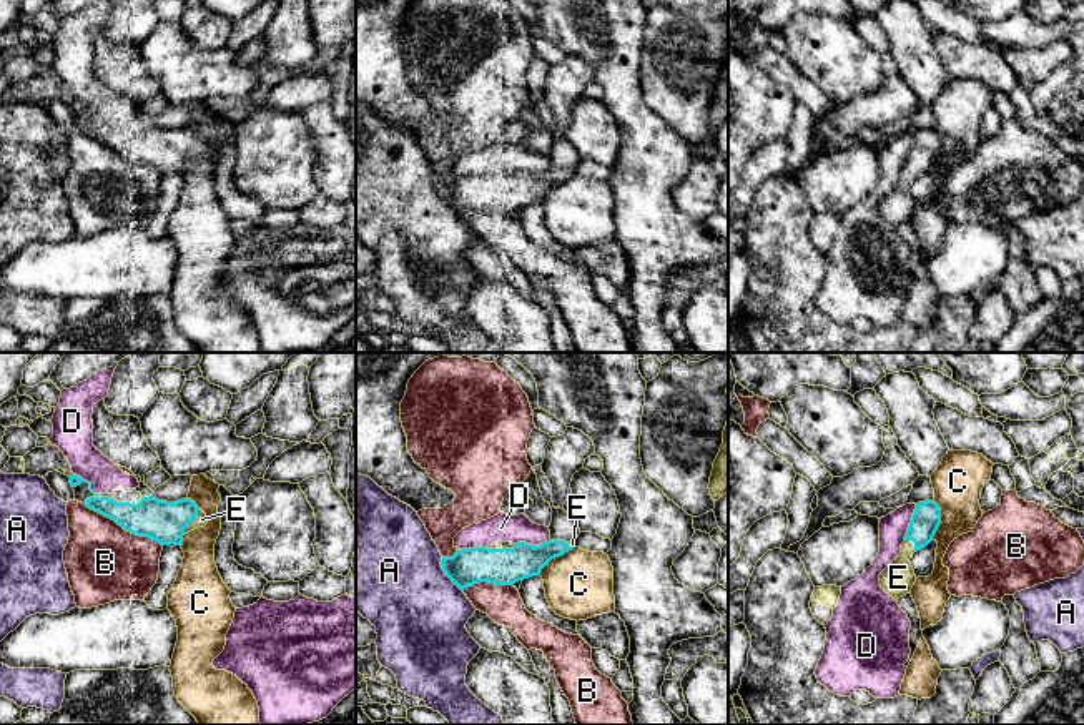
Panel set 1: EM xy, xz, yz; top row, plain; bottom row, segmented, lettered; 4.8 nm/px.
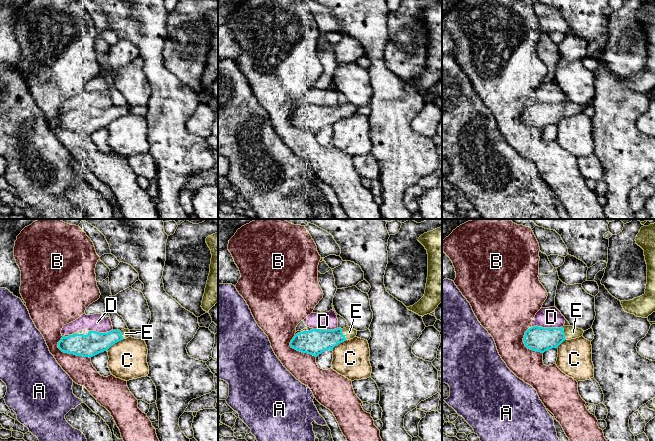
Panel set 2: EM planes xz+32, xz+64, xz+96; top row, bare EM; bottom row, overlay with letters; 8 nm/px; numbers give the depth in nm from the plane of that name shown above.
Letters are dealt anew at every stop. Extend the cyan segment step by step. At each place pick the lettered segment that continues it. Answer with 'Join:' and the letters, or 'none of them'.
Join: E

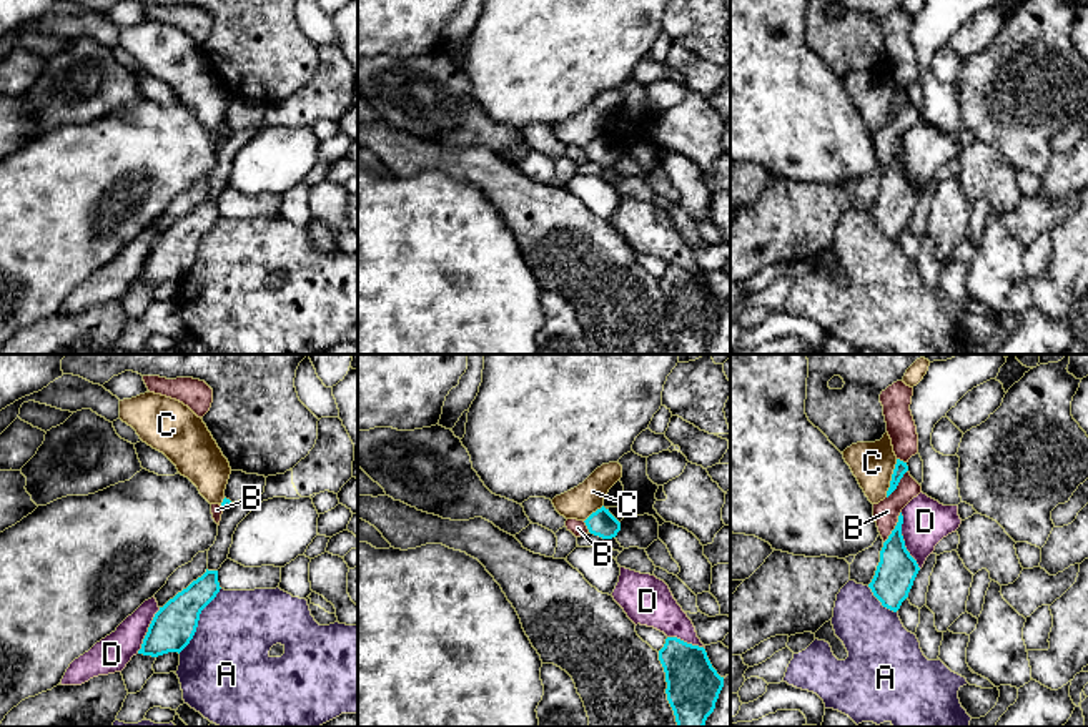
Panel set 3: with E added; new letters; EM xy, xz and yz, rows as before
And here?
Join: none of them

